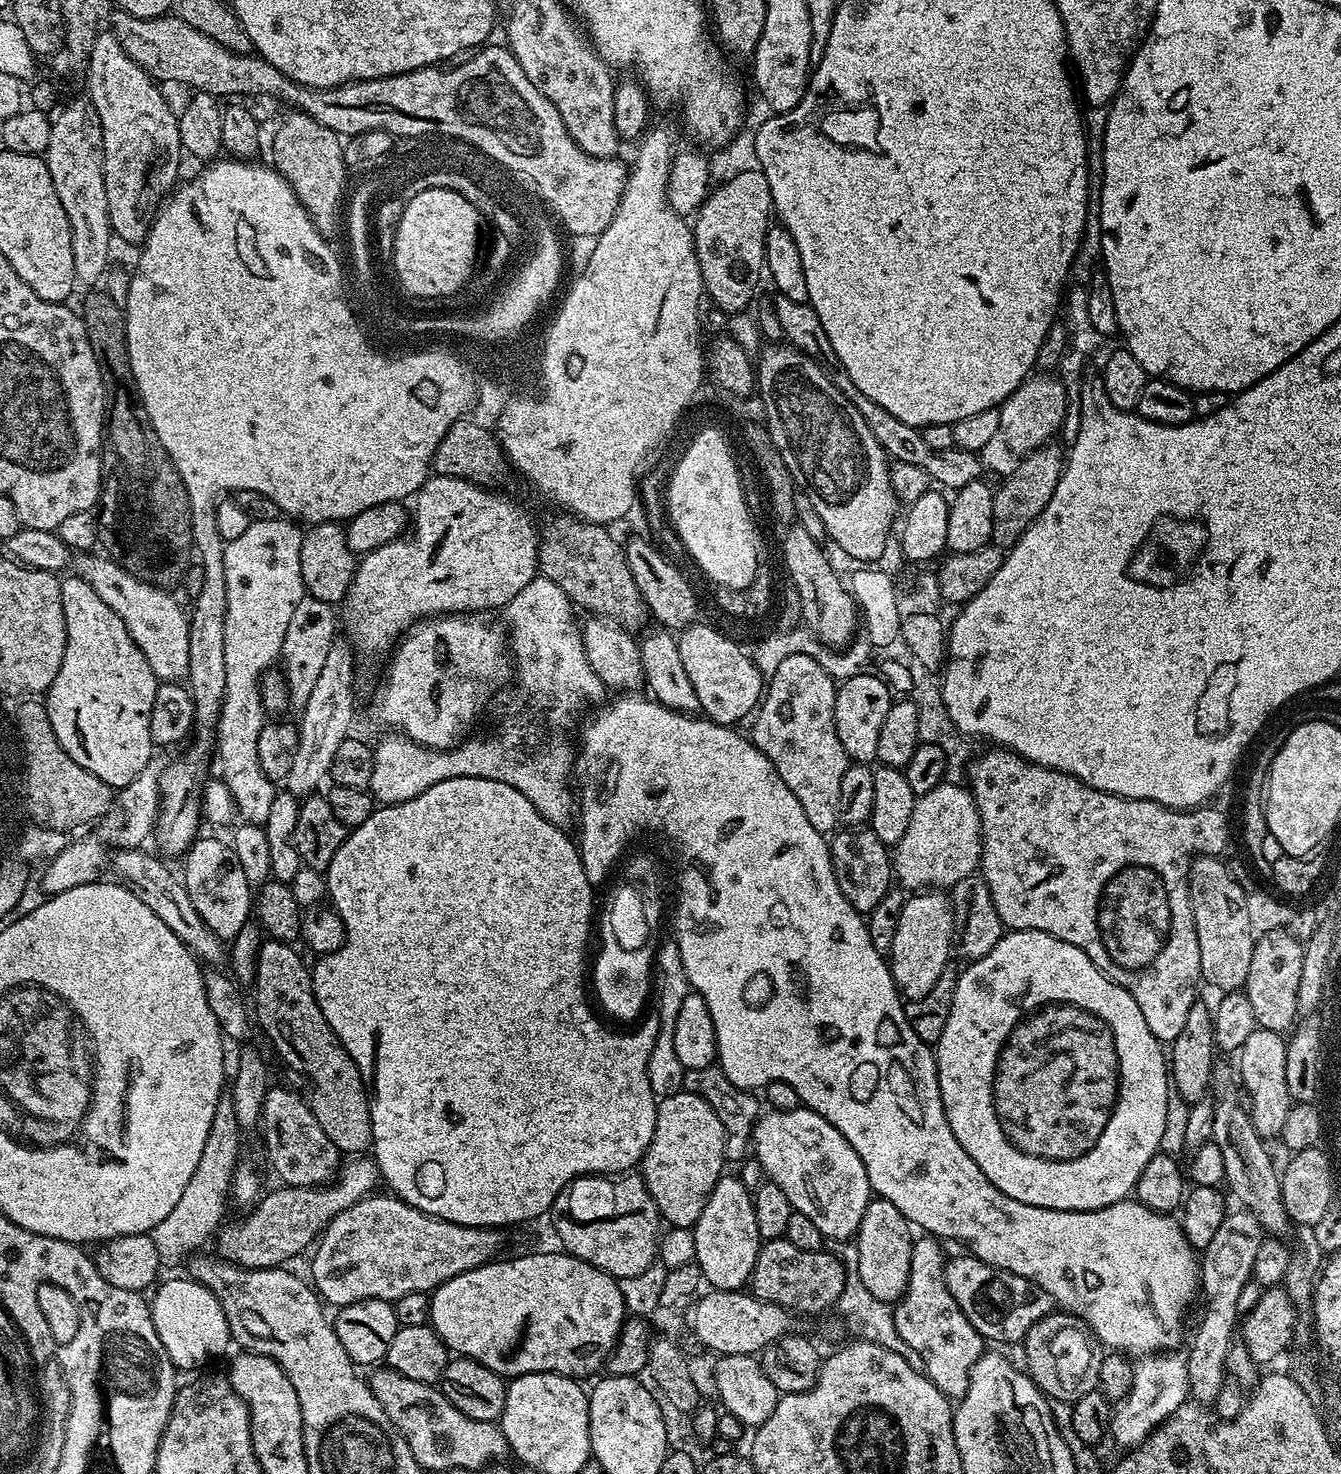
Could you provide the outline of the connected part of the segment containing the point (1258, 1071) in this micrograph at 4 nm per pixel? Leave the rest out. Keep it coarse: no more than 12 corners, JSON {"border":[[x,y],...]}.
{"border":[[1256,1028],[1238,1053],[1254,1130],[1279,1137],[1293,1106],[1285,1037]]}

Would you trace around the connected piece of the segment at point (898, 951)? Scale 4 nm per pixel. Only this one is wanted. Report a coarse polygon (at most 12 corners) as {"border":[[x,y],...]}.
{"border":[[943,891],[909,895],[890,967],[905,1001],[950,966],[956,922]]}

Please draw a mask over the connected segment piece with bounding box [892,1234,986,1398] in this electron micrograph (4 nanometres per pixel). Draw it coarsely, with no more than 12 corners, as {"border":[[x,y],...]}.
{"border":[[913,1239],[892,1309],[942,1394],[959,1398],[986,1350],[946,1290],[941,1241]]}

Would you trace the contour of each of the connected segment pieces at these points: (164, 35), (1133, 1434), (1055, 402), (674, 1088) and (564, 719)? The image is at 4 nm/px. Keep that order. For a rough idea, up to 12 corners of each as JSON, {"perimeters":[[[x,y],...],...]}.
{"perimeters":[[[176,14],[110,30],[157,82],[273,96],[341,138],[476,140],[576,236],[610,226],[620,158],[570,138],[507,46],[307,88]],[[1187,1355],[1139,1361],[1110,1412],[1131,1450],[1189,1399]],[[1032,374],[1000,406],[1000,437],[1016,456],[1063,427],[1063,381]],[[675,939],[655,953],[654,1015],[648,1063],[658,1098],[684,1087],[674,1022],[689,990]],[[538,574],[502,612],[516,701],[455,748],[388,734],[380,806],[490,778],[574,820],[578,729],[606,695],[572,599]]]}

